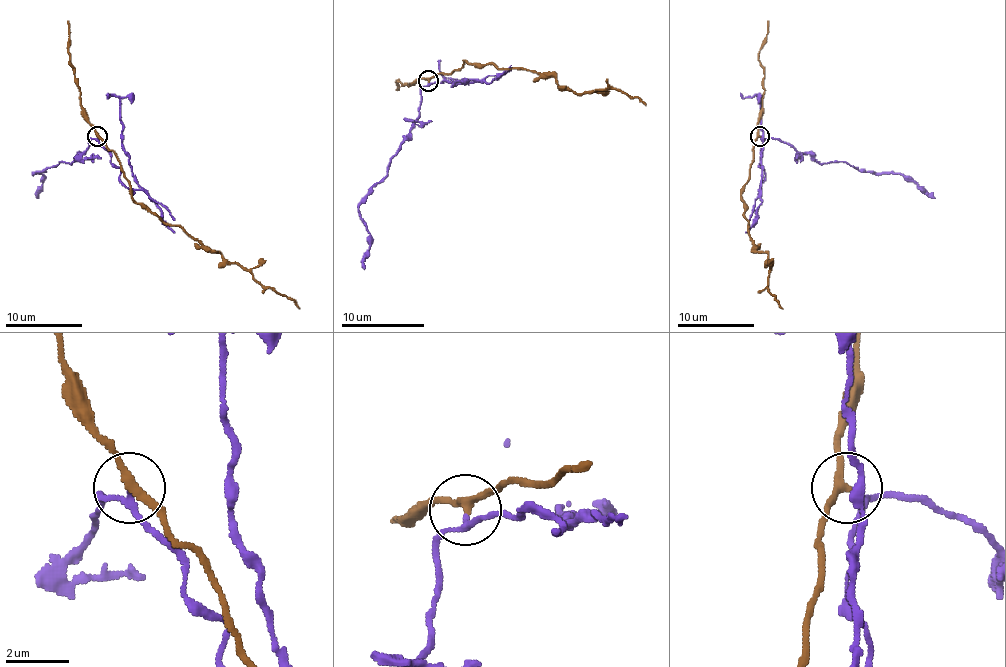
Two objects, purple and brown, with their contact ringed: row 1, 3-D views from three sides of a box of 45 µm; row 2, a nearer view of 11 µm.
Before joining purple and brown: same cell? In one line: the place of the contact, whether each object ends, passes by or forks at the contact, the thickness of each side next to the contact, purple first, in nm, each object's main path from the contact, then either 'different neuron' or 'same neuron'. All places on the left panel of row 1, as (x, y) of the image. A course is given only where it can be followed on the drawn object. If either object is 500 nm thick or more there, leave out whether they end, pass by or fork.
(97, 136) | purple passes by | brown passes by | 170/240 nm | purple via (97, 137), (91, 138), (72, 164), (60, 162), (33, 173), (43, 175), (43, 185), (37, 191), (39, 198) | brown via (97, 137), (116, 156), (133, 198), (166, 223), (179, 225), (243, 266), (262, 285), (299, 308) | different neuron

